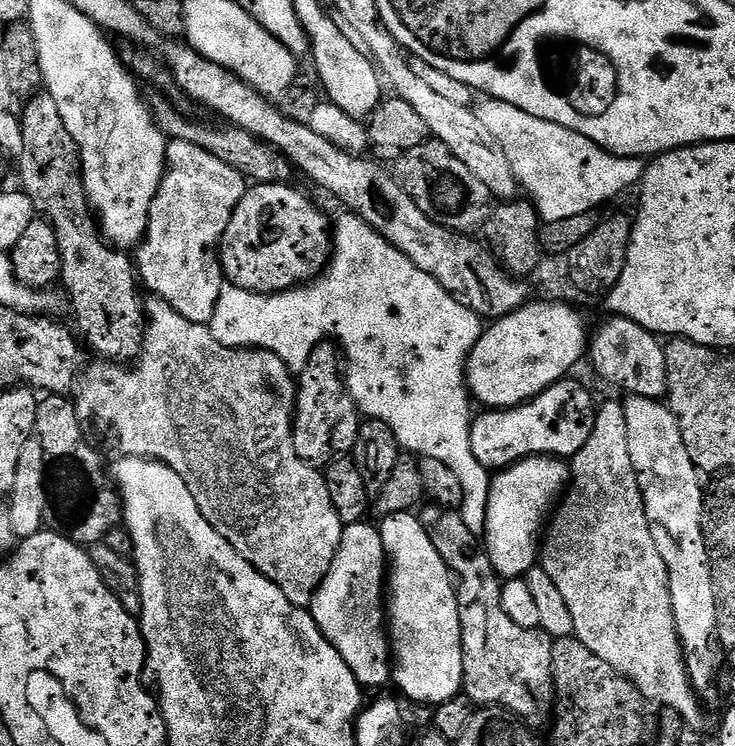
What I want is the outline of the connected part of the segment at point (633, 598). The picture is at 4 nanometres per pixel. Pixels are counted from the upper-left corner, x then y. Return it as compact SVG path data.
M619 399L608 400L597 407L594 430L590 430L586 446L571 457L570 483L562 503L547 525L538 560L546 574L550 574L554 586L562 590L562 598L570 609L573 633L583 642L586 650L598 654L602 662L614 666L619 676L627 678L644 695L645 701L652 703L653 700L659 706L674 709L682 714L691 728L699 729L704 720L700 713L701 697L688 677L684 645L676 633L670 578L646 518L644 499L634 474L634 462L630 462L626 410Z

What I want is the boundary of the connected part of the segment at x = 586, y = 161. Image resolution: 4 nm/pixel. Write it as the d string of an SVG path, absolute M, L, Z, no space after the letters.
M486 98L475 114L506 153L521 189L532 199L543 223L562 222L577 214L595 211L644 178L645 161L613 156L576 131L535 118L501 100Z

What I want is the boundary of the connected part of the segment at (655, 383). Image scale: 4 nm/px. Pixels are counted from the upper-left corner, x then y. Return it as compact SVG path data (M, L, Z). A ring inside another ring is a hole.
M612 316L590 336L590 360L596 372L608 384L625 388L625 393L663 401L668 395L668 363L665 345L655 332L638 326L638 322Z

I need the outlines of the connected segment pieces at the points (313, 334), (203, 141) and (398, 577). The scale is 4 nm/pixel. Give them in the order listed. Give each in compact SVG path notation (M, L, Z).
M344 214L344 217L337 224L335 221L334 243L330 248L330 259L326 265L326 271L315 277L311 282L305 282L295 288L289 288L287 292L273 292L271 294L266 292L251 292L245 288L228 284L222 290L222 294L218 300L218 306L212 315L210 327L214 338L218 338L218 342L222 342L222 346L226 346L227 348L264 348L267 352L278 354L278 358L282 358L286 362L286 366L296 374L304 369L306 362L310 358L310 354L319 344L325 343L329 338L335 338L338 341L339 347L347 353L346 379L348 389L354 398L354 402L360 408L361 413L365 417L386 422L386 426L390 426L394 438L405 453L415 454L420 458L425 456L438 458L438 462L446 462L446 466L450 466L450 470L454 470L454 474L460 476L462 490L464 491L464 501L461 502L458 509L460 517L462 518L462 522L466 522L466 526L470 526L470 530L475 536L483 537L492 482L489 469L482 467L478 462L478 458L474 458L474 450L470 450L470 434L472 433L472 422L474 419L472 408L474 409L474 404L470 399L468 378L466 375L468 354L478 342L482 331L481 317L457 302L456 298L451 296L438 281L430 278L430 274L418 270L418 266L414 266L414 262L410 262L410 258L406 258L406 254L402 254L390 242L386 242L386 238L382 238L366 221L351 214Z
M156 94L156 97L150 100L152 116L168 140L181 140L190 142L194 146L202 146L202 150L214 154L214 158L222 158L226 166L234 166L234 170L244 175L245 181L258 184L288 184L291 181L294 169L276 148L270 147L254 134L241 128L231 126L215 128L212 124L192 124L191 118L183 116L168 100L170 100L169 97L164 94Z
M412 512L390 514L378 524L382 546L390 571L386 576L386 627L390 637L390 652L394 657L394 684L420 706L435 706L461 695L464 686L462 666L462 630L458 622L458 602L454 577L448 571L442 554L434 550L423 519Z

